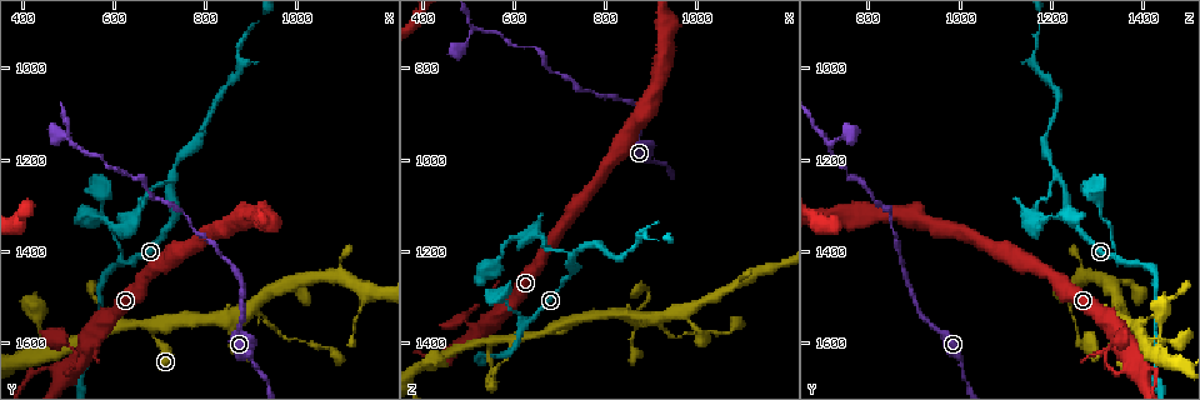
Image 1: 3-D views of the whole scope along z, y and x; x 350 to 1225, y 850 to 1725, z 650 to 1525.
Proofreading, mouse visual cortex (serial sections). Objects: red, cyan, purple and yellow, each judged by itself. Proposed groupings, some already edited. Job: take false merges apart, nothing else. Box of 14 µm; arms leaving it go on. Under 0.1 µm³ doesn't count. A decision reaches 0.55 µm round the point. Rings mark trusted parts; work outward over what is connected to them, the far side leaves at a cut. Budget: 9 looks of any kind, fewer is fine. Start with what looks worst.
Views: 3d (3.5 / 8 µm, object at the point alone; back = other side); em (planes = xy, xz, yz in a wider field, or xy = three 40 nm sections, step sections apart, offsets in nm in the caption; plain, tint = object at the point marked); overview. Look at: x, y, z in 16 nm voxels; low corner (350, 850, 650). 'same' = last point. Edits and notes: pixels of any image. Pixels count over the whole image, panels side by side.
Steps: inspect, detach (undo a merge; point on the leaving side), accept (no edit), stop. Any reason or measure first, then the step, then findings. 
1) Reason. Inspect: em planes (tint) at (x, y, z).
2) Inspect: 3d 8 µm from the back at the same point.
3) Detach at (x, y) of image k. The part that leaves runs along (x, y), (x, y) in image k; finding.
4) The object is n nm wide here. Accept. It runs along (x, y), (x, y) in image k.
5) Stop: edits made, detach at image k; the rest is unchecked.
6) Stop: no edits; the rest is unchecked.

A fork. Inspect: 3d 3.5 µm at (730, 1235, 1210).

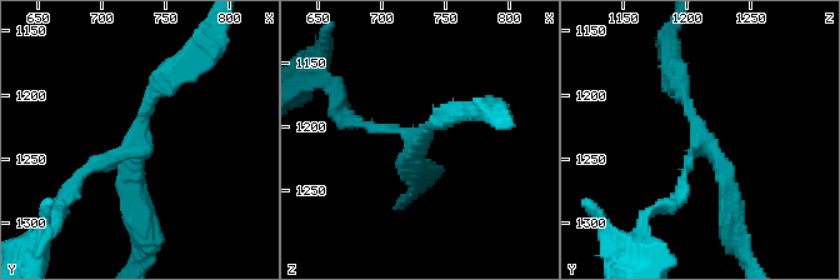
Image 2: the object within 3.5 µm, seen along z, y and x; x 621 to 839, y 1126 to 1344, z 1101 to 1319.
3 arms meet here; the arms are 150, 150, 300 nm wide; now the EM. Inspect: em xy step 1 (tint) at (726, 1238, 1212).

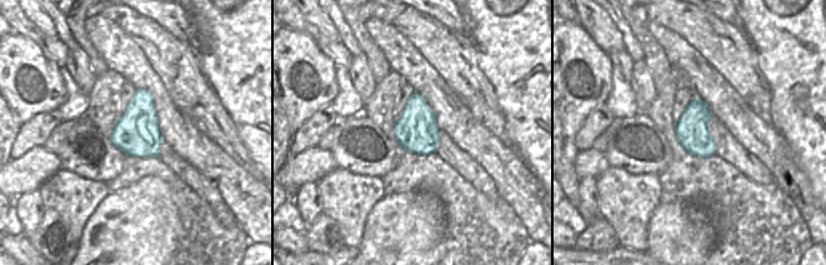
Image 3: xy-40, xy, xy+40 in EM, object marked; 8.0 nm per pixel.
Accept. It runs along (419, 170), (404, 131), (354, 121) in image 2; all the same cell.

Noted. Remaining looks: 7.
Two arms in line, one across. Inspect: 3d 3.5 µm at (630, 1425, 1355).

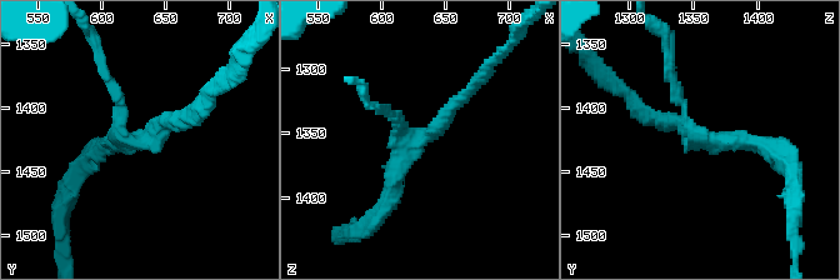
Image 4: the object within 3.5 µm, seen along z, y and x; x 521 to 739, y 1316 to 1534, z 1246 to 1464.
3 arms meet here; the arms are 150, 150, 200 nm wide. Inspect: em planes (tint) at (628, 1424, 1352).

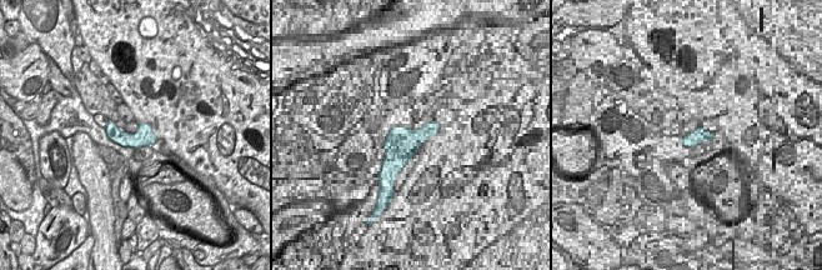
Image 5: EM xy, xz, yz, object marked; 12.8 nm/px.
The object is 260 nm wide here. Accept. It runs along (194, 116), (133, 143), (109, 81) in image 4; one cell here.

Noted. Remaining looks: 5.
Sudden change in width. Inspect: em xy step 1 (tint) at (515, 1170, 710).

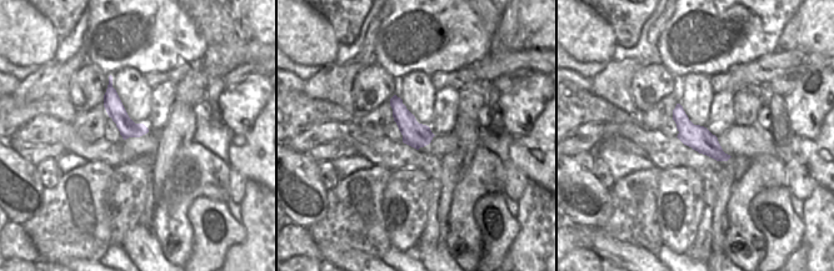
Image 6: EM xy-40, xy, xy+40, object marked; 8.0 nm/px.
Inspect: 3d 3.5 µm at the same point.

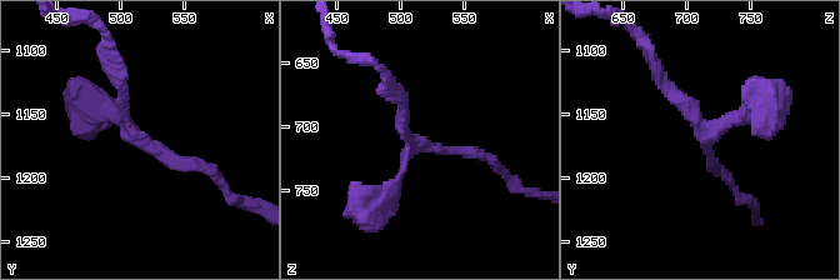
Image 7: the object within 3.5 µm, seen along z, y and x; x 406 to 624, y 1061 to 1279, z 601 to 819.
Accept. It runs along (678, 109), (680, 119), (724, 157) in image 6; all the same cell.

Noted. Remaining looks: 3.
Narrows sharply. Inspect: 3d 3.5 µm at (685, 1580, 1375).

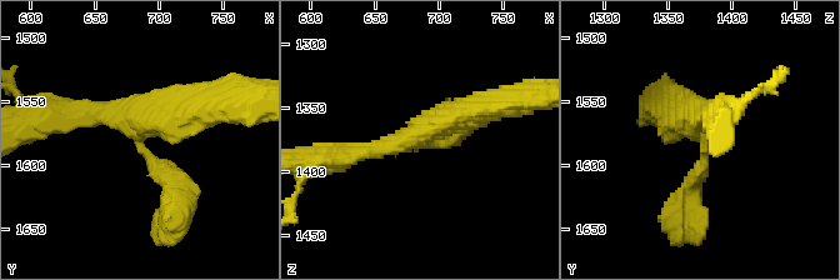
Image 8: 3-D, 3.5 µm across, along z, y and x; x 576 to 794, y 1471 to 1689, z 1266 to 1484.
Inspect: em xy step 5 (tint) at (682, 1574, 1372).

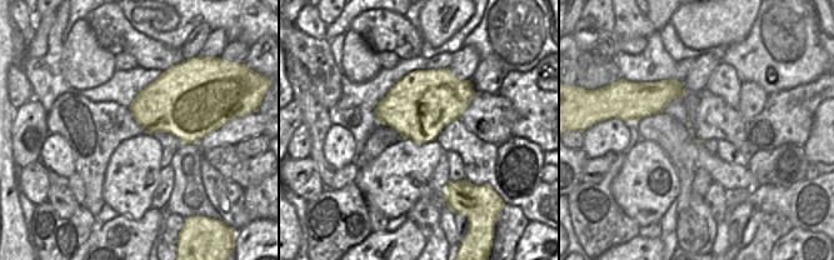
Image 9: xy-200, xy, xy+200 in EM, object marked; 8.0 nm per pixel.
The arms are 200, 250, 400 nm wide. Accept. It runs along (178, 198), (139, 133), (208, 105) in image 8; one cell here.

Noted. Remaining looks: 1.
Stop: no edits; the rest is unchecked.

